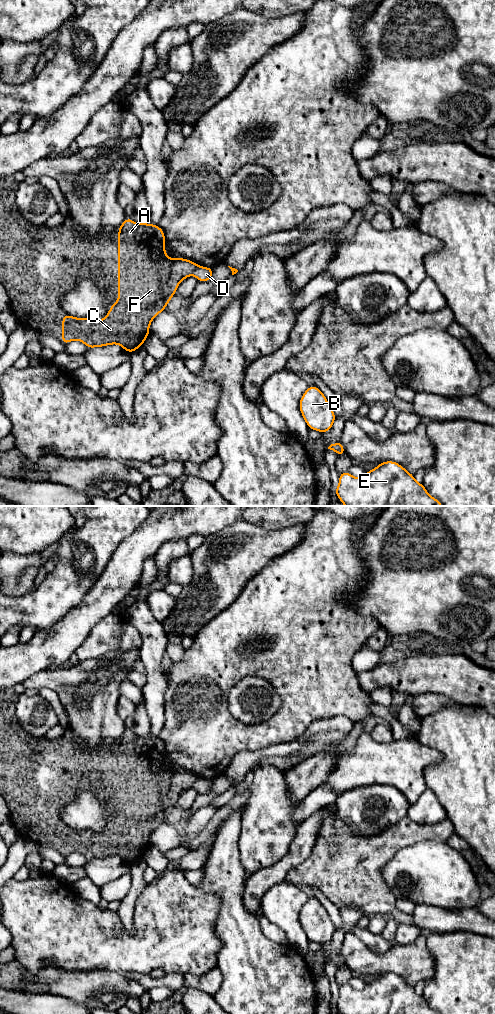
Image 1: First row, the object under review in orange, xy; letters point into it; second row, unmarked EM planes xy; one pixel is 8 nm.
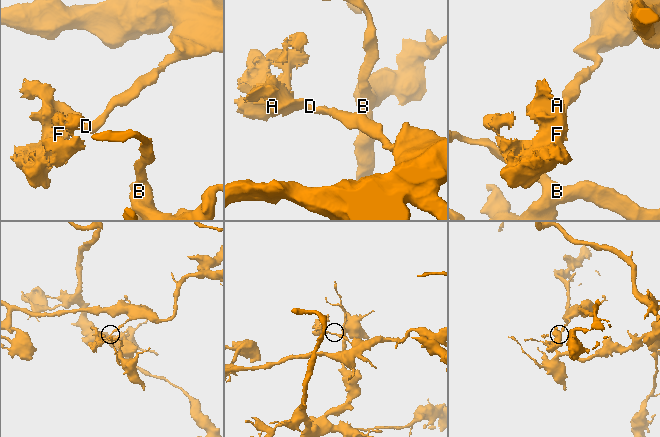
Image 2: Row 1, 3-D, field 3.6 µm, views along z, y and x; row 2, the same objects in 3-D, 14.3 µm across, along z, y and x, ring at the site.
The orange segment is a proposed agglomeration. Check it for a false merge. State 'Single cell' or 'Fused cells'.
Fused cells

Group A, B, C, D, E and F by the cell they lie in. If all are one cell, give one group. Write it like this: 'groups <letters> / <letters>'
groups A C F / B D E

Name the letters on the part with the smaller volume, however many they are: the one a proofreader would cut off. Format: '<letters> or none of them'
A, C, F

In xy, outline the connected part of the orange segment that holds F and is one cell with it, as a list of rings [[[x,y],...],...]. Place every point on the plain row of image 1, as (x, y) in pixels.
[[[126,730],[118,740],[118,813],[112,815],[104,831],[62,828],[62,855],[78,852],[88,861],[118,856],[130,866],[150,847],[152,832],[165,822],[181,793],[193,787],[197,775],[185,770],[169,770],[162,740],[138,736]]]

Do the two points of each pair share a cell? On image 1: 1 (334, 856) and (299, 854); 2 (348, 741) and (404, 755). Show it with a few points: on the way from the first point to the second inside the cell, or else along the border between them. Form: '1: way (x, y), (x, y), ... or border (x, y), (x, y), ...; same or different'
1: border (318, 833), (311, 852), (290, 869); different
2: border (363, 731), (355, 745), (341, 750), (337, 758); different

